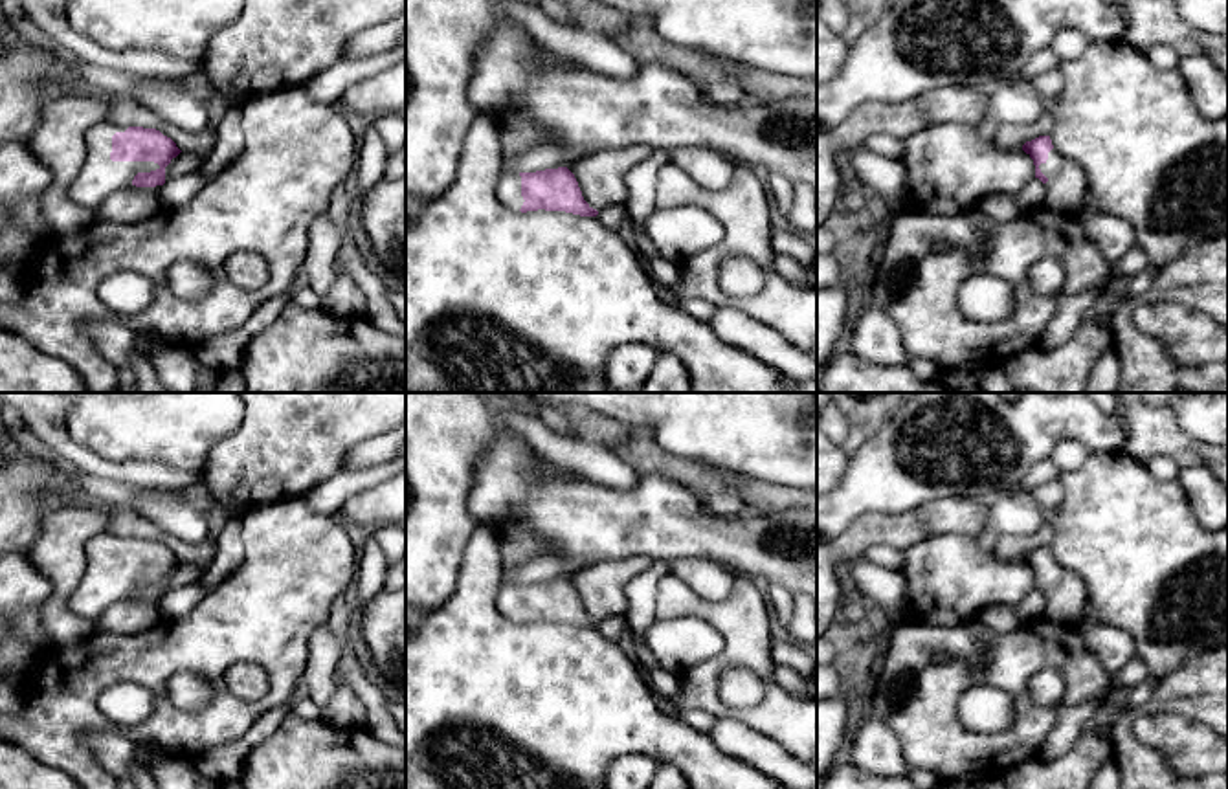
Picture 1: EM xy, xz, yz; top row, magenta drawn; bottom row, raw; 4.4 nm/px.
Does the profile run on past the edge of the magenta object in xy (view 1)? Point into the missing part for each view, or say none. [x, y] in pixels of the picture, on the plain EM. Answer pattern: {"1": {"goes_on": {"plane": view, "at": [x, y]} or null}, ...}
{"1": {"goes_on": {"plane": "xy", "at": [100, 588]}}}

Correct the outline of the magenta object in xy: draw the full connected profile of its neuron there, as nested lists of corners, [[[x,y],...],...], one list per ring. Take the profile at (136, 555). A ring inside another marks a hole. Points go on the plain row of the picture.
[[[101,532],[86,547],[86,572],[70,609],[97,622],[114,604],[130,596],[160,604],[165,578],[182,561],[156,539],[119,538]]]

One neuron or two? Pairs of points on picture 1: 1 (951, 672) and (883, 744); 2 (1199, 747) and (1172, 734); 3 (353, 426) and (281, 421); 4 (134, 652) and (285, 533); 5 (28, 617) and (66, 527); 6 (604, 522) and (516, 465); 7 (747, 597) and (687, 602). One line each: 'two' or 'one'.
1: two
2: one
3: one
4: one
5: two
6: one
7: one

